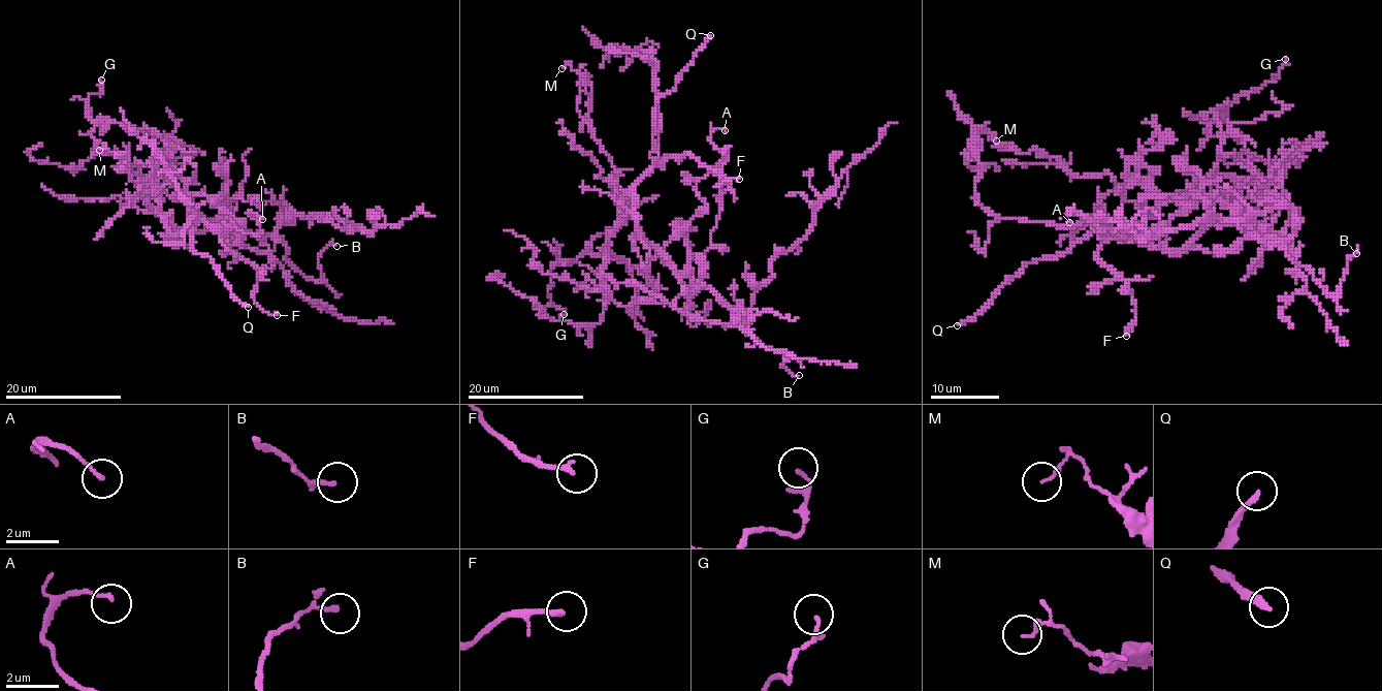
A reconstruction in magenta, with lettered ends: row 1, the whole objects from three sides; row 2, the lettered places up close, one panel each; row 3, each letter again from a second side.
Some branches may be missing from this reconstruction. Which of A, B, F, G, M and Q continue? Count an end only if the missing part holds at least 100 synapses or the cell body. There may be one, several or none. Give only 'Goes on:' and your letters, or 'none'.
Goes on: Q

